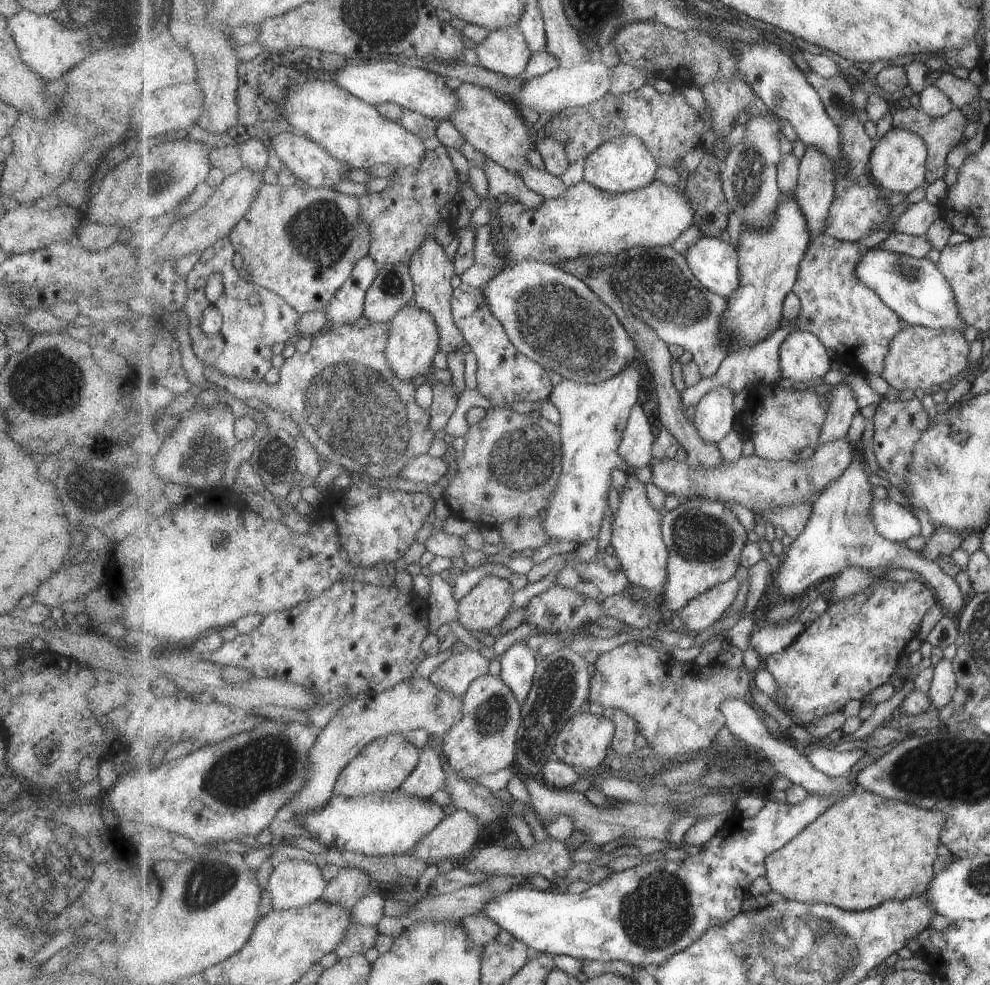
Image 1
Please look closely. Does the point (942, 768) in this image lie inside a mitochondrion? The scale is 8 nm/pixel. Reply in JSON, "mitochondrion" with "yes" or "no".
{"mitochondrion":"yes"}

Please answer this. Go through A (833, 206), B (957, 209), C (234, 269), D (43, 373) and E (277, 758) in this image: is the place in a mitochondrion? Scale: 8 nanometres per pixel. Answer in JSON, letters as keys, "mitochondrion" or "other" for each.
{"A":"other","B":"other","C":"other","D":"mitochondrion","E":"mitochondrion"}

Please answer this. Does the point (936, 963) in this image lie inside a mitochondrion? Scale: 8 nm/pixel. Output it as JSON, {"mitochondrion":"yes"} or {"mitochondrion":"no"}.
{"mitochondrion":"no"}

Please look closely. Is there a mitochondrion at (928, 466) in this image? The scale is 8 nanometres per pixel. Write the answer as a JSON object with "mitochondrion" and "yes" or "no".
{"mitochondrion":"yes"}

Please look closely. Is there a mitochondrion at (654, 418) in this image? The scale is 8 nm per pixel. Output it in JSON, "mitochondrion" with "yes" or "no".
{"mitochondrion":"no"}

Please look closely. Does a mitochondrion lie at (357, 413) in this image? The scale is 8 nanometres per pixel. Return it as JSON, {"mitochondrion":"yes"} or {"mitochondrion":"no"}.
{"mitochondrion":"yes"}

